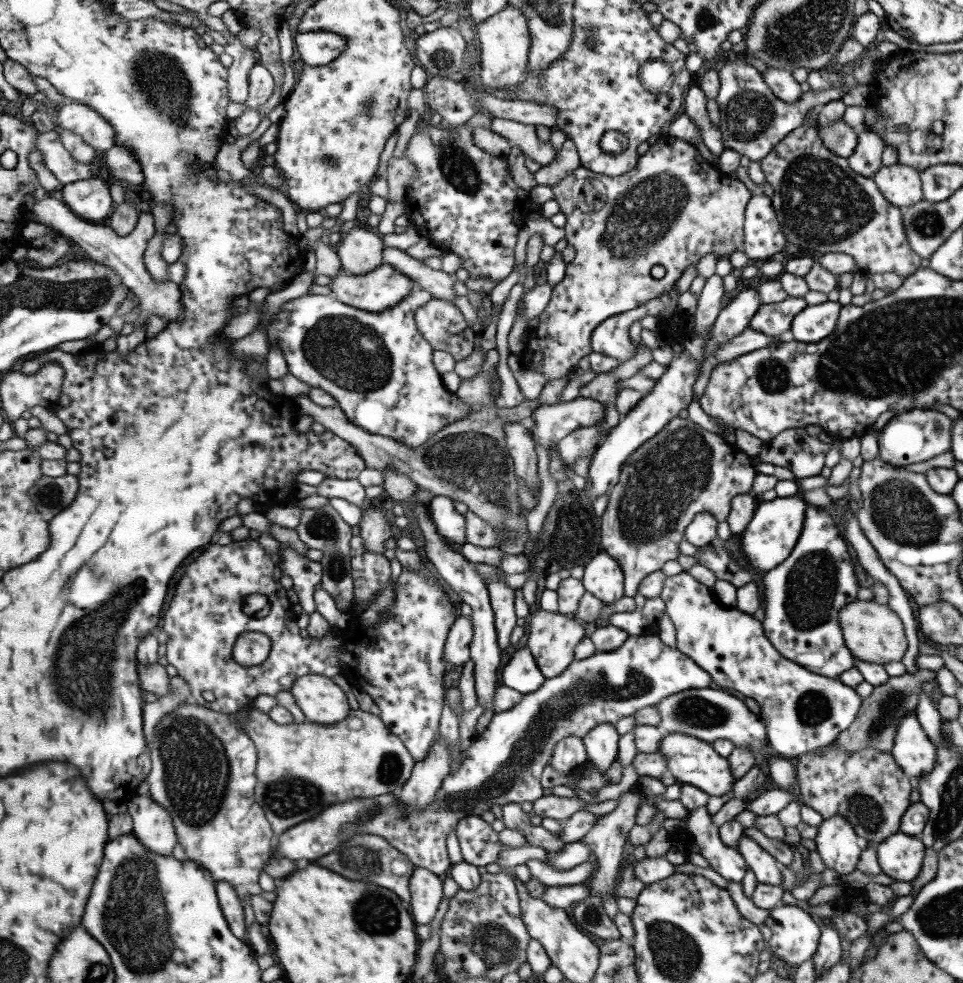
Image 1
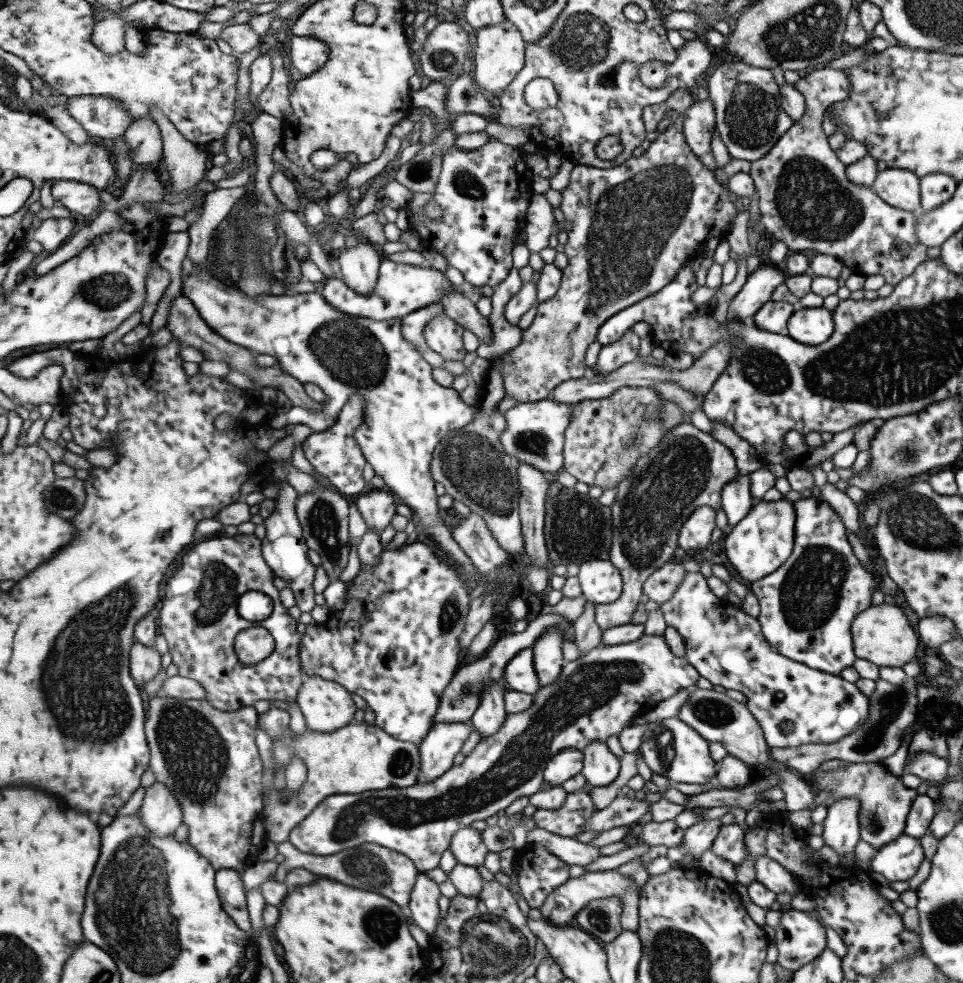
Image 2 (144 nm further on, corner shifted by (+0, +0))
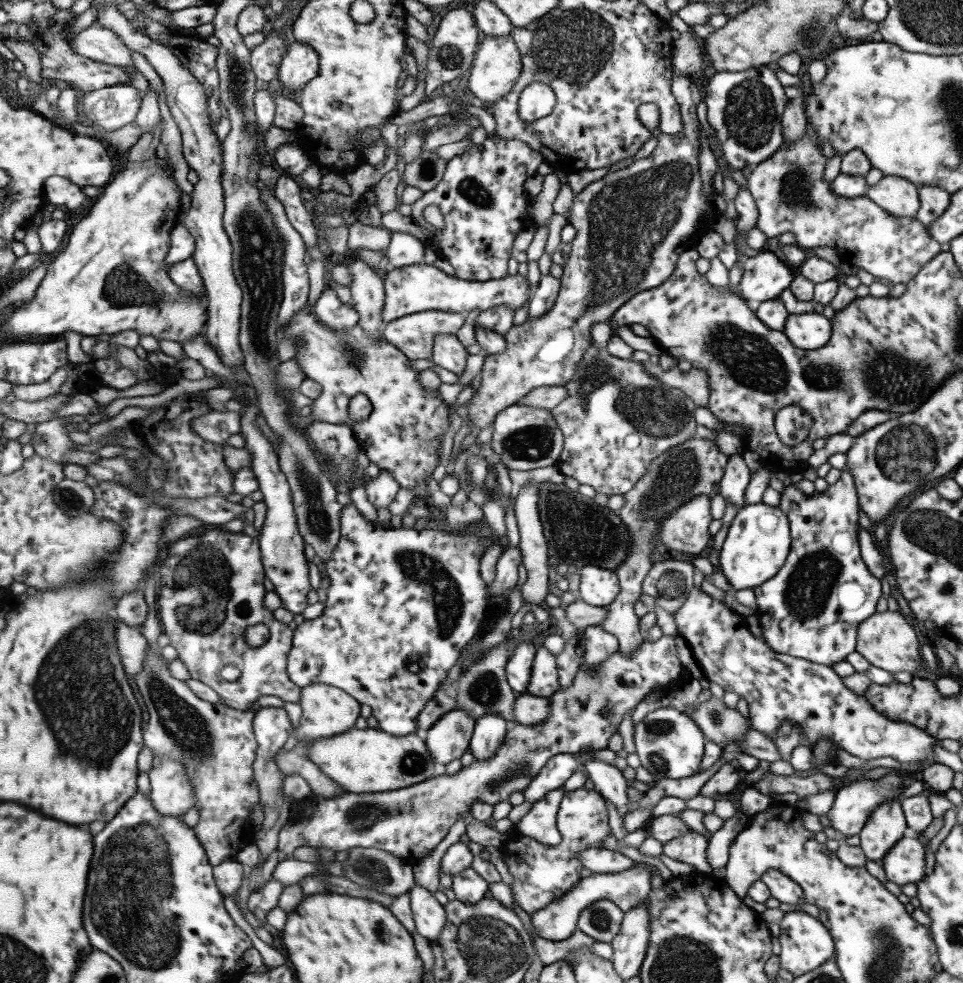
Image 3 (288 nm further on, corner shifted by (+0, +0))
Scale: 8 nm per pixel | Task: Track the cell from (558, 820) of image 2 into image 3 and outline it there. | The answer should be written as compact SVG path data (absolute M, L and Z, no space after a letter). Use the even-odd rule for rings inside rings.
M573 790L563 792L559 812L555 818L555 828L561 836L557 846L541 844L529 836L517 834L517 828L507 834L507 840L499 848L509 872L513 874L513 896L515 902L529 914L535 916L537 912L549 908L555 900L561 900L567 892L573 892L577 884L581 884L579 870L583 864L579 862L579 854L587 848L599 848L603 838L609 834L607 826L607 808L603 798L595 790Z

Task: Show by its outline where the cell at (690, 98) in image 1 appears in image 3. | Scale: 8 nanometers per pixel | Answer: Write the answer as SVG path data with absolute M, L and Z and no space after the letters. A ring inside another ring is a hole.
M671 12L669 26L671 30L675 28L679 32L679 40L675 40L675 48L673 48L673 62L671 62L673 70L689 78L691 74L695 74L699 66L705 68L703 46L699 44L699 38L691 32L691 28L683 20L679 20L675 12Z

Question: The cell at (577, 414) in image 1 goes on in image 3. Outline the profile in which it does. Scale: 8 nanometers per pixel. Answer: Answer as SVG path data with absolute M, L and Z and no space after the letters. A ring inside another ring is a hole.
M515 404L513 408L505 408L505 412L497 416L491 442L493 450L503 458L503 462L511 470L533 470L533 468L557 466L559 454L563 450L563 432L559 430L549 410Z

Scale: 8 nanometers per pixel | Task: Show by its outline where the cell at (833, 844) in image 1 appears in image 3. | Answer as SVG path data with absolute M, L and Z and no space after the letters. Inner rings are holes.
M897 772L893 774L885 774L881 776L879 780L861 780L861 782L855 782L855 784L849 784L849 786L841 786L837 792L835 792L835 800L833 800L833 806L827 814L827 820L831 824L831 828L835 832L841 832L845 838L851 838L851 836L857 836L861 832L861 828L865 826L867 818L871 816L871 812L879 806L879 804L885 804L885 802L891 802L893 798L899 798L903 794L903 788L901 788L901 778L897 776Z

